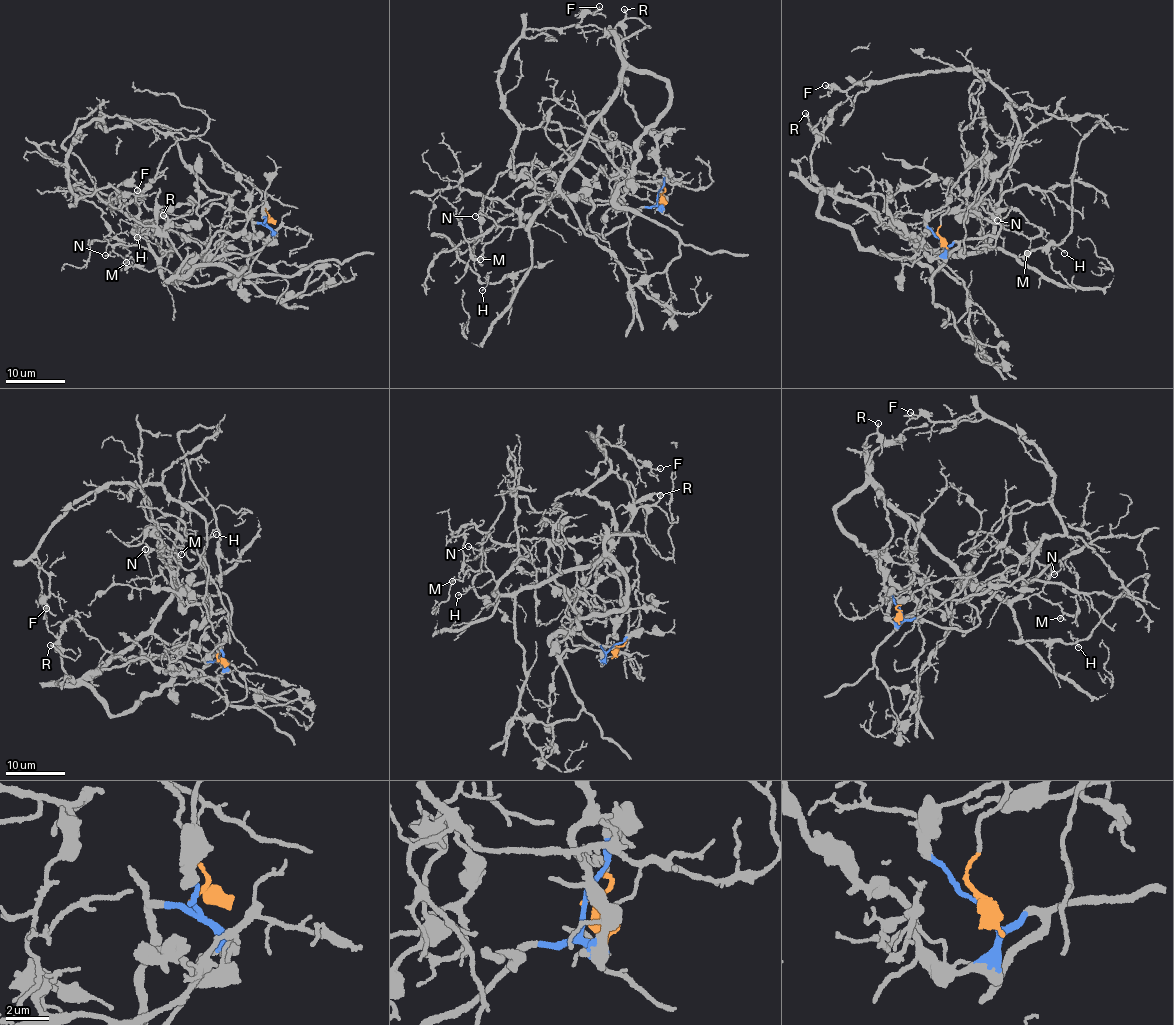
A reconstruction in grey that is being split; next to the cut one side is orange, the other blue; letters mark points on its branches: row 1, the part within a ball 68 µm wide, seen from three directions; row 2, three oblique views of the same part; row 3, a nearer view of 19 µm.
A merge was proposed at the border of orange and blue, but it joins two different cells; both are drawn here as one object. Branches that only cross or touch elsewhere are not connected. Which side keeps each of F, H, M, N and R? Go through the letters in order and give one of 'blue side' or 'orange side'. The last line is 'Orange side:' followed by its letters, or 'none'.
F: orange side
H: orange side
M: blue side
N: blue side
R: blue side
Orange side: F, H

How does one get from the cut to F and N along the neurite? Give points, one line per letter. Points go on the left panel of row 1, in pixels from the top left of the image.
F: (264, 222), (260, 194), (206, 142), (124, 116), (85, 125), (64, 163), (68, 189), (78, 199), (137, 190)
N: (264, 222), (212, 204), (196, 223), (170, 225), (136, 199), (122, 210), (149, 248), (119, 244), (105, 255)

